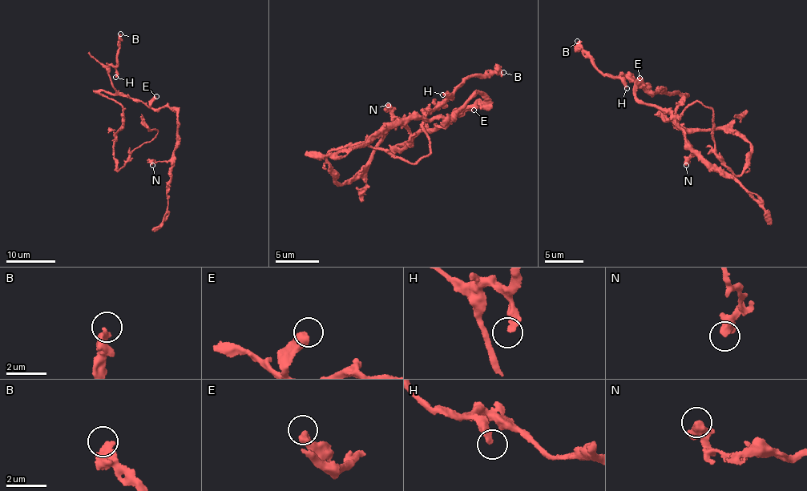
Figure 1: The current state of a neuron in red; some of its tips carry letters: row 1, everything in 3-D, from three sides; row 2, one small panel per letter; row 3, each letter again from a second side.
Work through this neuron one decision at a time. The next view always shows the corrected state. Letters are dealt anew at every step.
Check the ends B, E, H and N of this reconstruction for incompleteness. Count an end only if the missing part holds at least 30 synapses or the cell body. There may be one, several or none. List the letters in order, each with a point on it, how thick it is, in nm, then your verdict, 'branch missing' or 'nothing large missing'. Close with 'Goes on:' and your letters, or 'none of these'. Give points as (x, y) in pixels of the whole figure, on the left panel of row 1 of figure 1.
B: (120, 34) | 400 nm | nothing large missing
E: (156, 96) | 440 nm | nothing large missing
H: (115, 77) | 320 nm | nothing large missing
N: (152, 165) | 320 nm | nothing large missing
Goes on: none of these

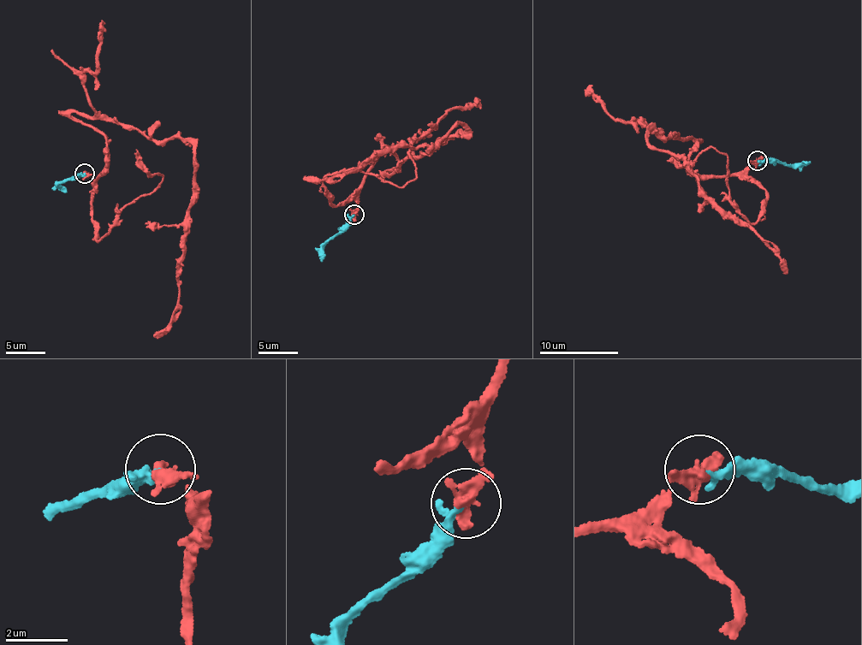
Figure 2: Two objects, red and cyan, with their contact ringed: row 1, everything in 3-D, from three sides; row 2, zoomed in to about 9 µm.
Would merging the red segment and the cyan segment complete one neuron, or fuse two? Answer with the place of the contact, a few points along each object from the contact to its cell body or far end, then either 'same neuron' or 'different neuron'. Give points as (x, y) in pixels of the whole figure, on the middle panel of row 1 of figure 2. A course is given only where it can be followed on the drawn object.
at (354, 215); red runs (354, 215), (378, 157), (399, 159), (396, 171), (463, 126), (303, 179); cyan runs (354, 215), (342, 224), (338, 234), (327, 239), (322, 262); same neuron

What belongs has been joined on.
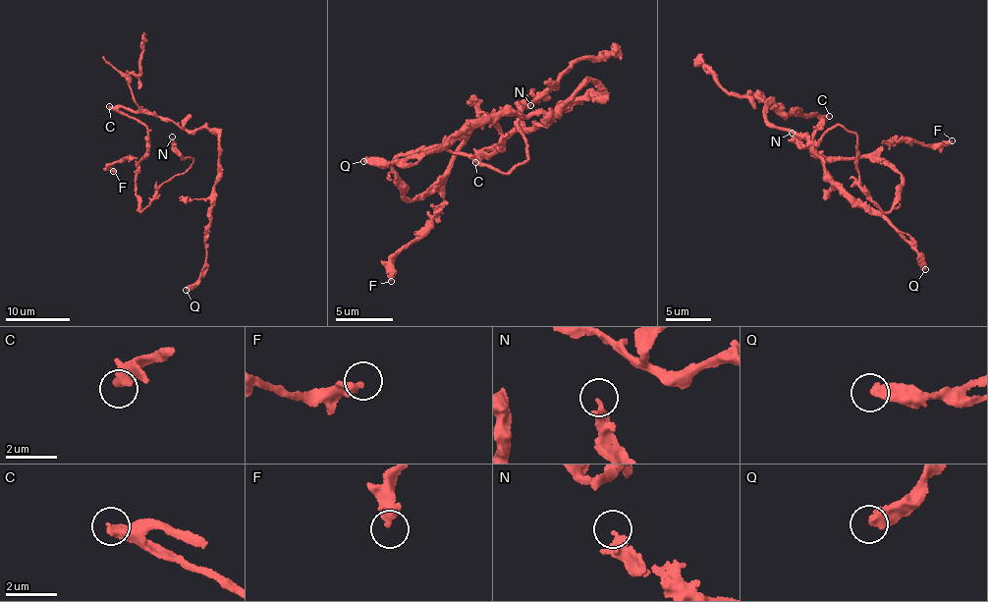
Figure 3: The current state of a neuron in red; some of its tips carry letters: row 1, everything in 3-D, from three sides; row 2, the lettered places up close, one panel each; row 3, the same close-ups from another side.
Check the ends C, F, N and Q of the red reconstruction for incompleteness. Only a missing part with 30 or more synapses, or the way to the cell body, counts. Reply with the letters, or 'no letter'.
C

